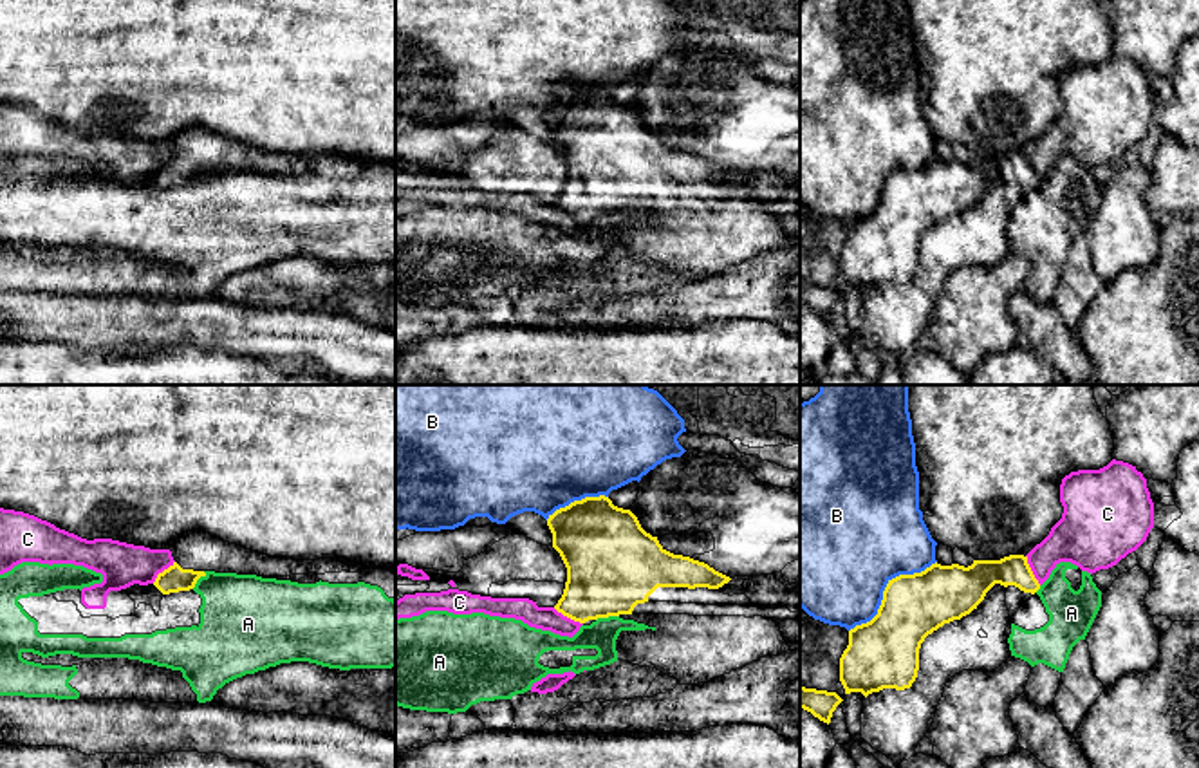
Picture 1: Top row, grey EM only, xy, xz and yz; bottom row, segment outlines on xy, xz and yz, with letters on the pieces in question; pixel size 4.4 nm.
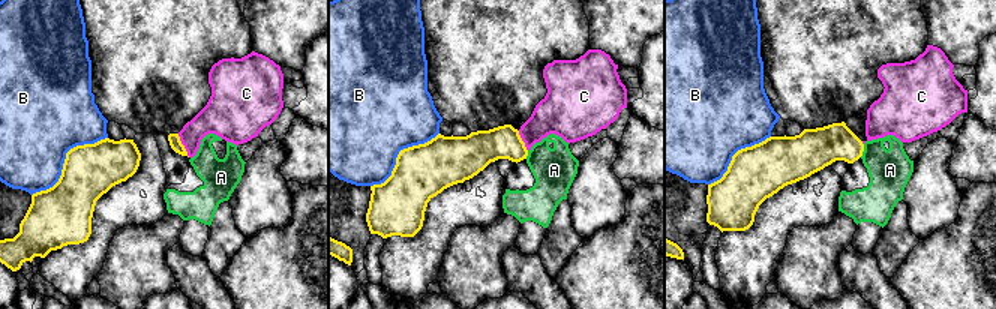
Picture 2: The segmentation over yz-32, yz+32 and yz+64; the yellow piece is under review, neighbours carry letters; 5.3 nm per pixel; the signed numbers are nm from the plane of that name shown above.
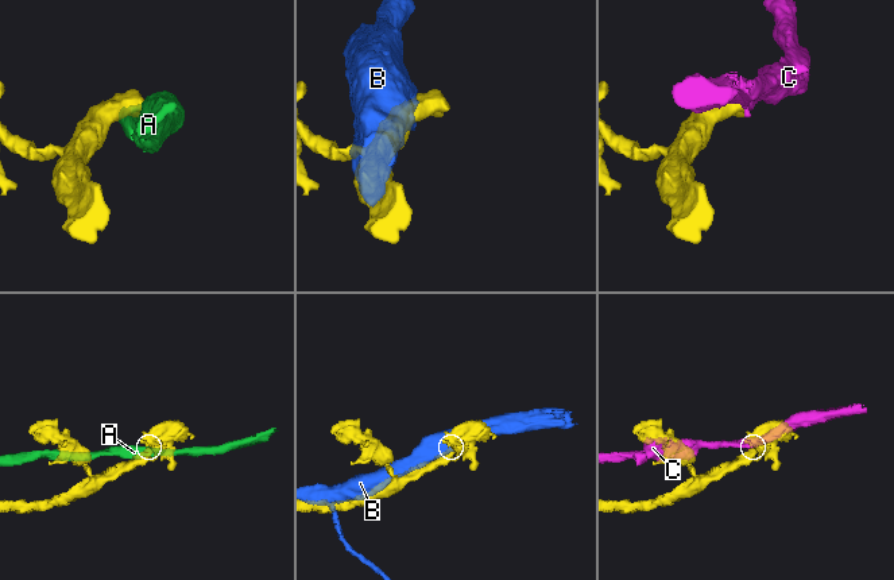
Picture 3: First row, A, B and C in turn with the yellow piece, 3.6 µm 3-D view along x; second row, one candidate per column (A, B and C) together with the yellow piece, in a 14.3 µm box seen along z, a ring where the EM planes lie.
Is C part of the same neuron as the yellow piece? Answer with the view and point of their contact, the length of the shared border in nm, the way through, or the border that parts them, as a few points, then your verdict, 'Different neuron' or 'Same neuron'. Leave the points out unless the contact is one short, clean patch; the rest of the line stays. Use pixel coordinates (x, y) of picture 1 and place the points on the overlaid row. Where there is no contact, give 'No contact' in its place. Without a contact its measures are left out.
Touches yellow at xz (567, 617). Shared border 150 nm. Boundary: xz (553, 608), (582, 624). Different neuron

